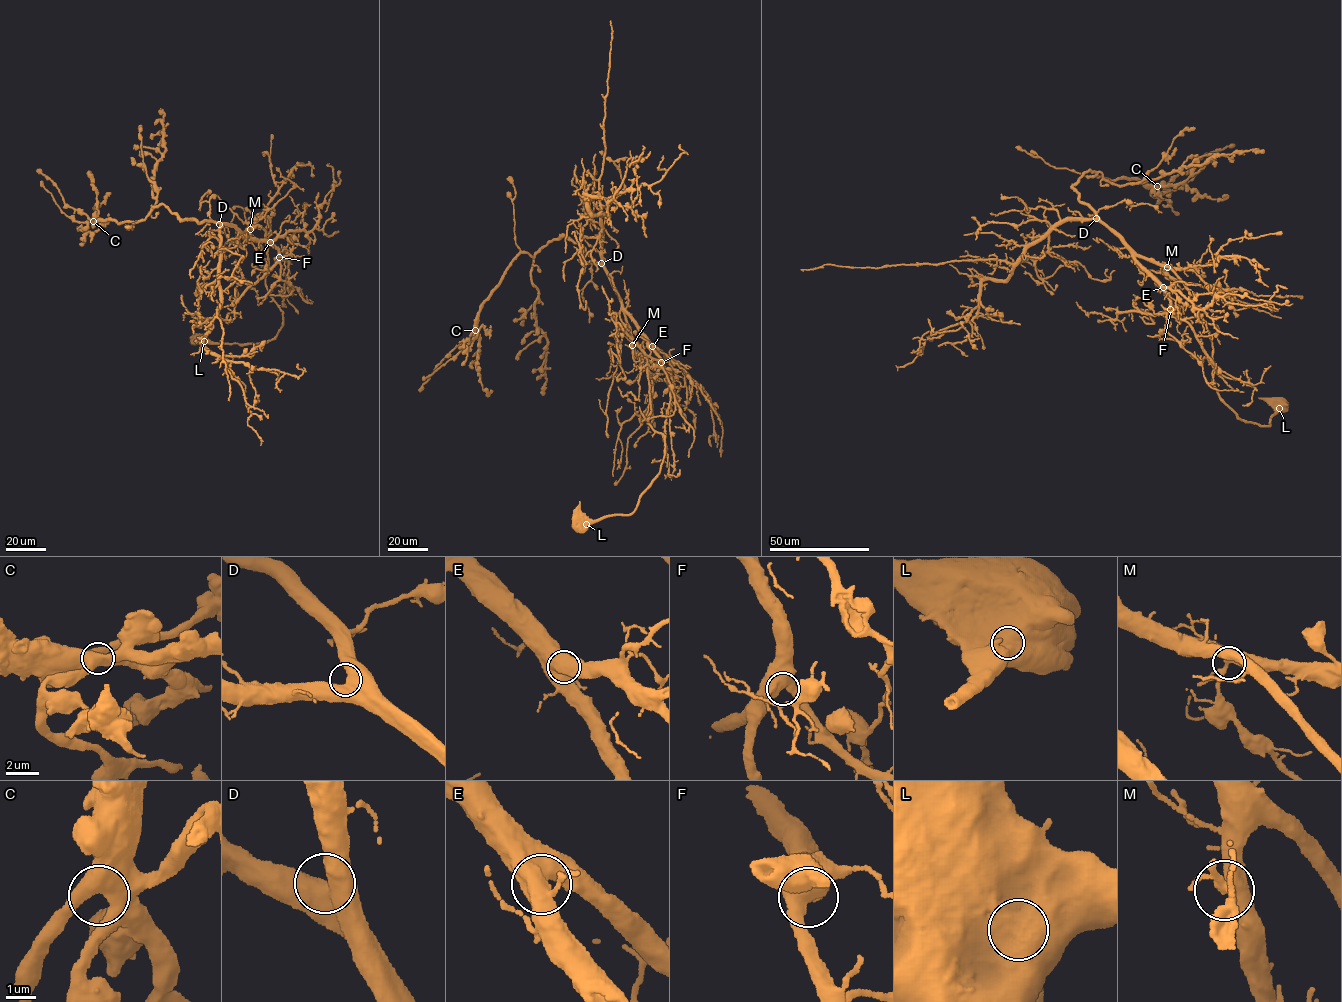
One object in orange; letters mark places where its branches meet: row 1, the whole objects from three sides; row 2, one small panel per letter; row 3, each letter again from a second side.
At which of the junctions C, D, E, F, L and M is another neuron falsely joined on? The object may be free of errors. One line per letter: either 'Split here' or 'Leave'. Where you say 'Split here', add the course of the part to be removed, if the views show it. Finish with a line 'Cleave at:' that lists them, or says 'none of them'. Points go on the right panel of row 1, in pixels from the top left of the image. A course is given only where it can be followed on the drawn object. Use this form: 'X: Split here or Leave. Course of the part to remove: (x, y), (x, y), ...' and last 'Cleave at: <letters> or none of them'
C: Leave
D: Leave
E: Leave
F: Leave
L: Leave
M: Leave
Cleave at: none of them

